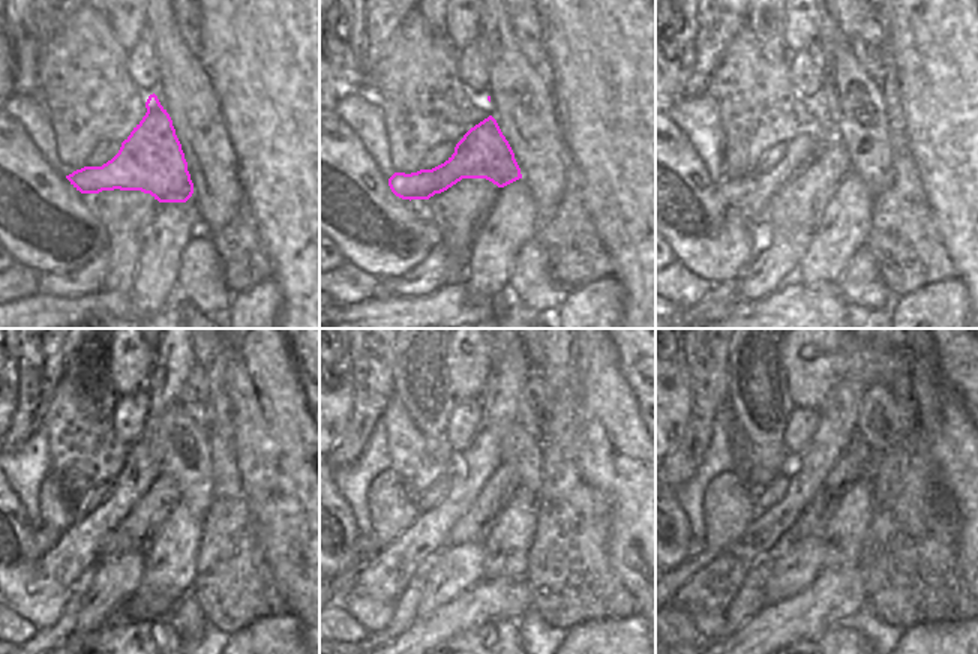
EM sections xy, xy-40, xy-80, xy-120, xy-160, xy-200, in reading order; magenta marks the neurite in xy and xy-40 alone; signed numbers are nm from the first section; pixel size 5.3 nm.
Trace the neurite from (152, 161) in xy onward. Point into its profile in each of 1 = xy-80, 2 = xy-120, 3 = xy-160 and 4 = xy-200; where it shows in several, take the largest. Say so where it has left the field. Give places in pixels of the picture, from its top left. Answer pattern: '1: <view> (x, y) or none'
1: xy-80 (731, 189)
2: xy-120 (45, 537)
3: xy-160 (366, 549)
4: xy-200 (696, 546)

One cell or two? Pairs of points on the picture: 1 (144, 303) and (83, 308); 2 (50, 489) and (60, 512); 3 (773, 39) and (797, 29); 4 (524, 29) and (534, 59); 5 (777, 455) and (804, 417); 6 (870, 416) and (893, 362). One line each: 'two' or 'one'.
1: two
2: one
3: two
4: one
5: two
6: two

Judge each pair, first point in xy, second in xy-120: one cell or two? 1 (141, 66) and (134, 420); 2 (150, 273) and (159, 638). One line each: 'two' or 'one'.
1: one
2: two

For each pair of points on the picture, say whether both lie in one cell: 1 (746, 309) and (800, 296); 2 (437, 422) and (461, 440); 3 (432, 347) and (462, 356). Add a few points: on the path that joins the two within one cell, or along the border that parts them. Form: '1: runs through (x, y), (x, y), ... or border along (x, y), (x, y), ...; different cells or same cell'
1: runs through (759, 309), (786, 309); same cell
2: border along (458, 401), (449, 417), (449, 428), (444, 435); different cells
3: border along (447, 344), (446, 368), (447, 380), (452, 386); different cells

